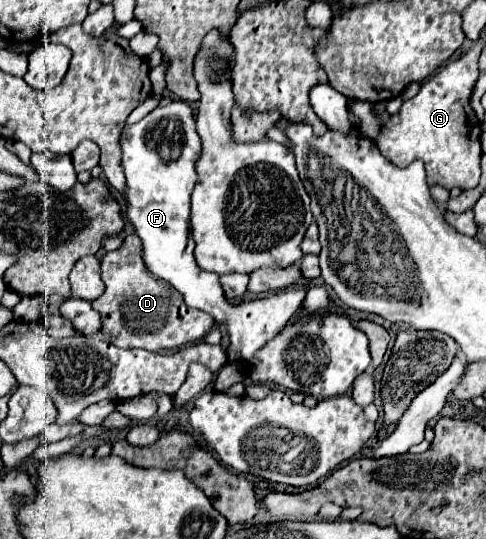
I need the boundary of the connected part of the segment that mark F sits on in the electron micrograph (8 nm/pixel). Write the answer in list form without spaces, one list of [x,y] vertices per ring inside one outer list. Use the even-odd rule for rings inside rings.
[[[173,101],[165,107],[155,107],[149,115],[145,115],[139,123],[129,125],[121,133],[121,147],[123,147],[123,169],[127,177],[127,219],[135,225],[137,235],[143,241],[143,259],[153,275],[159,279],[165,279],[171,283],[183,297],[189,307],[201,309],[209,313],[217,323],[223,323],[227,327],[231,345],[229,345],[229,361],[231,363],[247,363],[251,361],[257,351],[279,333],[289,319],[297,313],[305,291],[283,291],[271,297],[261,297],[261,299],[251,299],[251,301],[241,301],[241,303],[231,303],[223,295],[223,287],[219,283],[217,273],[203,271],[197,265],[194,257],[195,245],[189,243],[189,197],[193,193],[195,181],[197,181],[197,161],[203,153],[201,147],[201,137],[195,131],[195,115],[193,109],[187,101]]]

